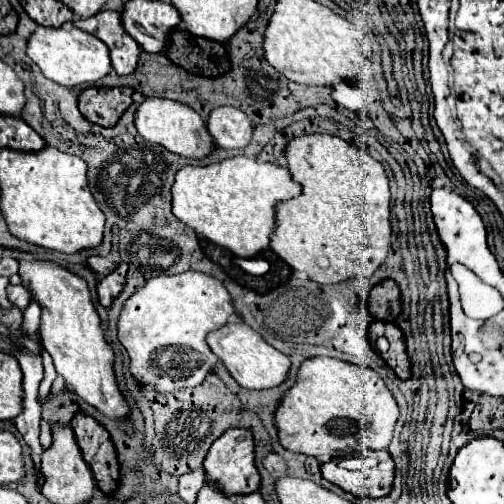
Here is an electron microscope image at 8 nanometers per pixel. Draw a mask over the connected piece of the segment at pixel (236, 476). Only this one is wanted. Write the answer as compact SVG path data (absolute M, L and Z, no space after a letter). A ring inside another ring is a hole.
M229 428L209 448L203 464L209 480L217 482L225 494L251 494L261 486L261 476L255 468L255 444L249 428Z

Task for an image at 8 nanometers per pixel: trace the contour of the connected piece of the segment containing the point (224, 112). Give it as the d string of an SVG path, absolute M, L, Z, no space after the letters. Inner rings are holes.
M233 106L215 108L209 116L207 128L215 144L223 146L225 150L245 148L253 136L253 124L249 122L249 116Z

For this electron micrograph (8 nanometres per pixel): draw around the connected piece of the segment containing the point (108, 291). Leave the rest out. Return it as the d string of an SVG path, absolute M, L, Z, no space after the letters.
M119 264L115 272L111 272L109 276L105 276L99 286L97 286L97 292L99 292L99 302L101 306L109 308L111 302L121 294L123 286L125 286L125 276L127 276L127 266L125 264Z

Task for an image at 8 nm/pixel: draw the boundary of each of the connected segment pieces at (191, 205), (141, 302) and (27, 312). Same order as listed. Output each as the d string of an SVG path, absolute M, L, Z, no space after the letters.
M235 156L203 168L183 166L173 184L173 214L199 236L231 250L235 256L253 258L271 242L271 232L277 224L277 204L299 194L301 184L291 178L287 168Z
M183 272L149 280L125 302L117 324L119 340L131 358L131 374L139 384L151 384L157 392L201 384L219 362L207 344L207 334L225 326L233 314L231 294L213 276Z
M32 301L23 311L23 330L28 336L34 336L38 332L40 324L41 308Z

